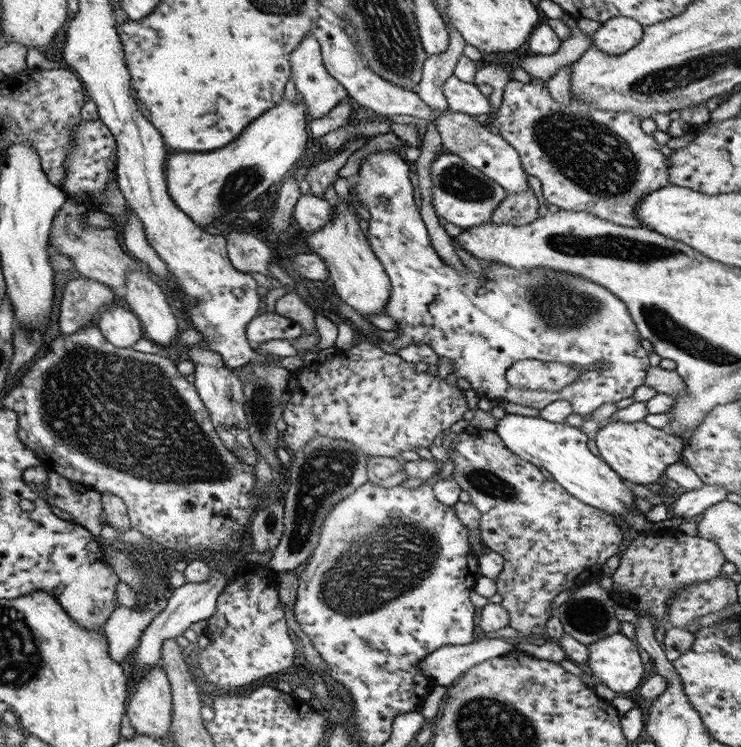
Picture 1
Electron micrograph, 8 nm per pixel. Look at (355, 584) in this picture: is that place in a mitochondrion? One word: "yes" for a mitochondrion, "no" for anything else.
yes

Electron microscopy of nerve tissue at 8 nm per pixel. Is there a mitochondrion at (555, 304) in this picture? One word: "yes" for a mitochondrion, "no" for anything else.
yes

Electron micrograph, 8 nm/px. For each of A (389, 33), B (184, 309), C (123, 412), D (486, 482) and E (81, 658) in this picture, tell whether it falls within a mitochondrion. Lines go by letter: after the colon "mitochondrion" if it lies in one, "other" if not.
A: mitochondrion
B: other
C: mitochondrion
D: mitochondrion
E: other

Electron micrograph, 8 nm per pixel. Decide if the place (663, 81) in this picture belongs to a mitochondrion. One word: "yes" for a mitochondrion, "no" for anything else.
yes

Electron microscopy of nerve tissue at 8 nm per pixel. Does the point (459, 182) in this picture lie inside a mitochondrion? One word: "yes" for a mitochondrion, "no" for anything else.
yes

